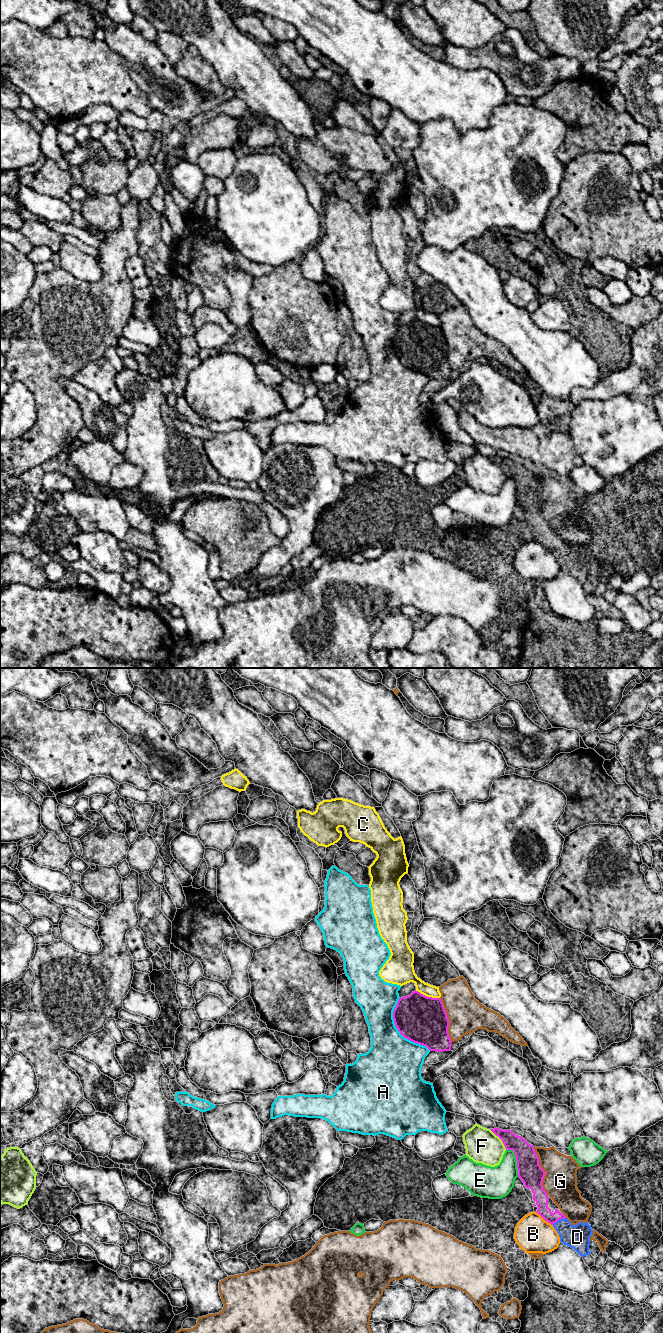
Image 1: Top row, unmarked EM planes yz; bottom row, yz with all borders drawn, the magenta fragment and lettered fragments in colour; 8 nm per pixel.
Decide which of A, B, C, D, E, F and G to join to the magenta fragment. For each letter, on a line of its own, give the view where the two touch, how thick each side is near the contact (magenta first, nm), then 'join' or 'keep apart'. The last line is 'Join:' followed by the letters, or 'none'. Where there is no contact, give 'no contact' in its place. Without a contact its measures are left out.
A: yz | 380/400 nm | keep apart
B: yz | 110/300 nm | keep apart
C: yz | 380/150 nm | keep apart
D: yz | 110/190 nm | join
E: yz | 190/260 nm | keep apart
F: yz | 160/280 nm | keep apart
G: yz | 190/280 nm | keep apart
Join: D

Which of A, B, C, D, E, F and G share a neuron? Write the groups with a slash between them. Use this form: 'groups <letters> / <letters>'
groups A / B / C / D / E / F / G

